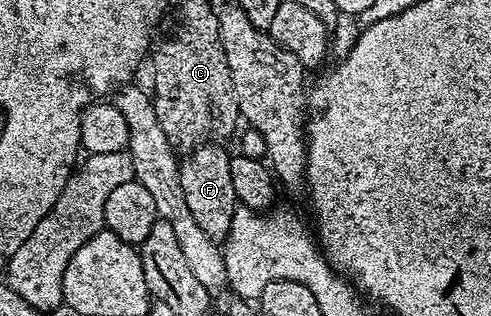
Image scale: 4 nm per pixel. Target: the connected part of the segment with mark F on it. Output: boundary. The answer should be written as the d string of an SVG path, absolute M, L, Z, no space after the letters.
M208 143L190 150L179 162L181 191L185 195L189 215L193 215L194 221L209 239L218 243L222 243L229 235L229 223L233 223L233 211L237 204L231 158L232 154L226 153L219 143Z

